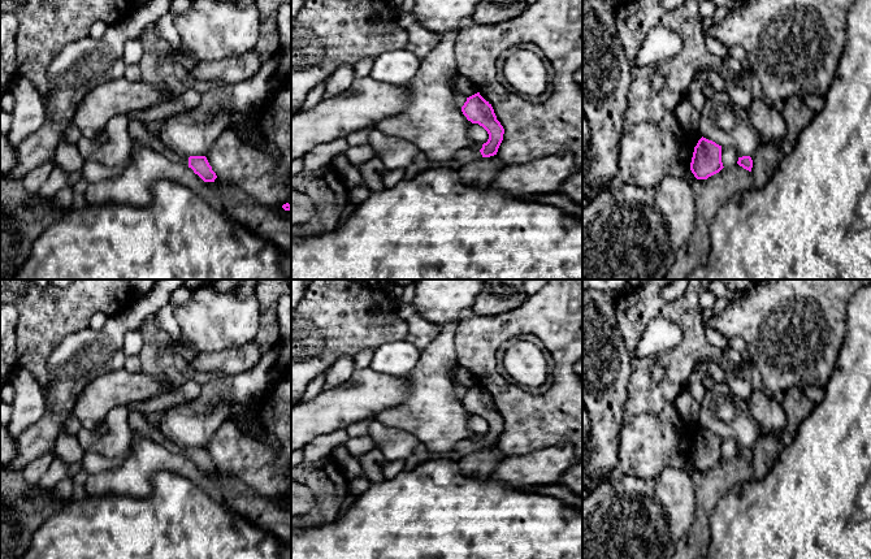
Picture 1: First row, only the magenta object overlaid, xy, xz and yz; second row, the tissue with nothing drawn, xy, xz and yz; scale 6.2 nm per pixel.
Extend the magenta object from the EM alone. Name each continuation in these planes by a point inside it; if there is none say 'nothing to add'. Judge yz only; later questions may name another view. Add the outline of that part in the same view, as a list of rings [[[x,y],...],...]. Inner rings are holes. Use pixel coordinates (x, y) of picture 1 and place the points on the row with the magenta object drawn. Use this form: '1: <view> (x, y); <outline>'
nothing to add

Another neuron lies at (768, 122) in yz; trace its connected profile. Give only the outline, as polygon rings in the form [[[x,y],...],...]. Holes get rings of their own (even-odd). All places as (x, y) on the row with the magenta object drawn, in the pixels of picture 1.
[[[753,98],[748,107],[749,118],[758,131],[760,142],[775,140],[780,144],[785,139],[785,122],[780,112],[775,110],[764,98]]]

